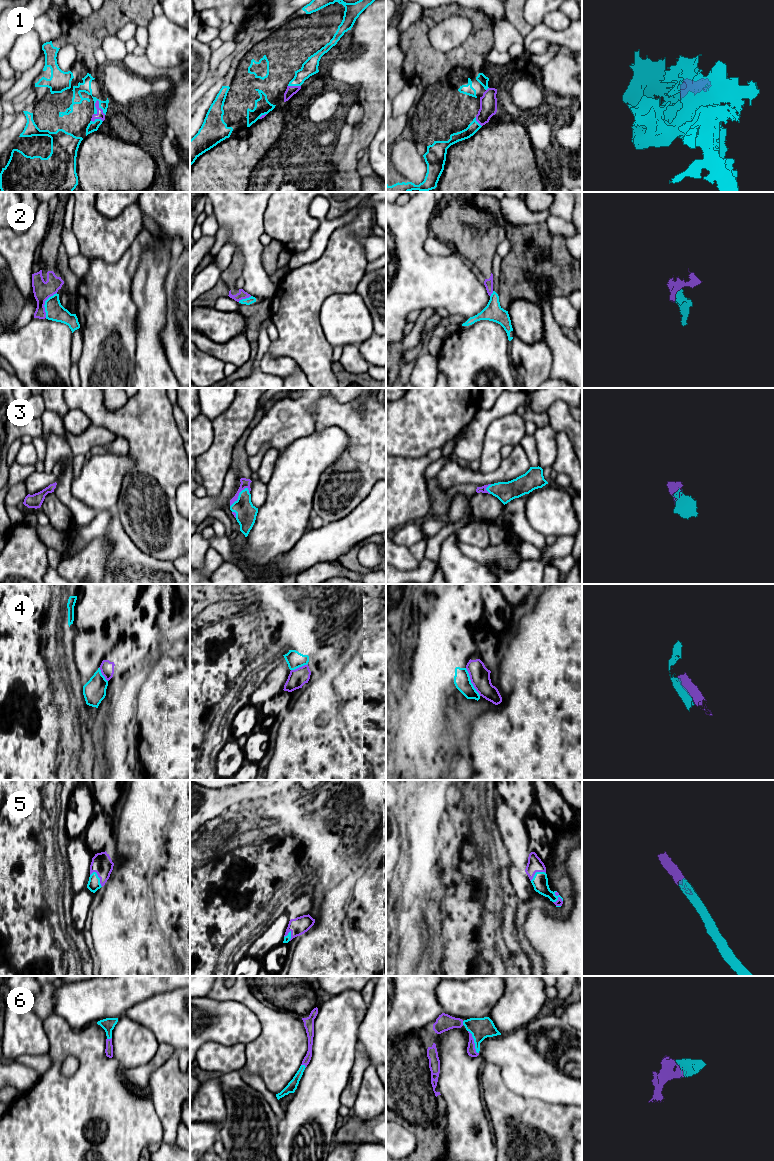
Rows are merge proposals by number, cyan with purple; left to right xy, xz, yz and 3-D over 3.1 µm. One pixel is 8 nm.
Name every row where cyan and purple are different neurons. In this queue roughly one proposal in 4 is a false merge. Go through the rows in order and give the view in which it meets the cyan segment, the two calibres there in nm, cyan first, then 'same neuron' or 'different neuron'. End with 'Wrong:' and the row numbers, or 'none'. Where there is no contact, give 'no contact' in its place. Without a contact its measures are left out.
1: meets cyan in xy; 80 nm thick on the cyan side, 60 nm on the other; same neuron
2: meets cyan in xy; 150 nm thick on the cyan side, 150 nm on the other; different neuron
3: meets cyan in xz; 170 nm thick on the cyan side, 80 nm on the other; same neuron
4: meets cyan in yz; 130 nm thick on the cyan side, 160 nm on the other; different neuron
5: meets cyan in xy; 100 nm thick on the cyan side, 160 nm on the other; same neuron
6: meets cyan in yz; 170 nm thick on the cyan side, 70 nm on the other; same neuron
Wrong: 2, 4

